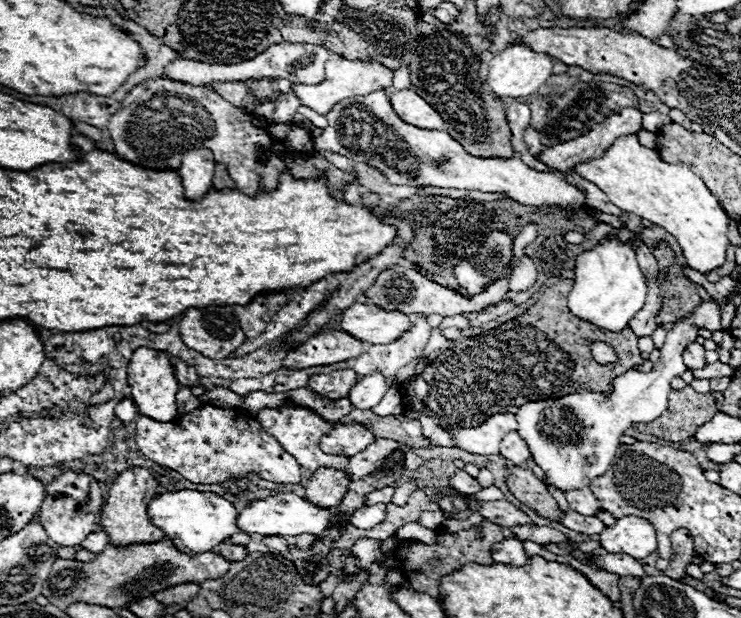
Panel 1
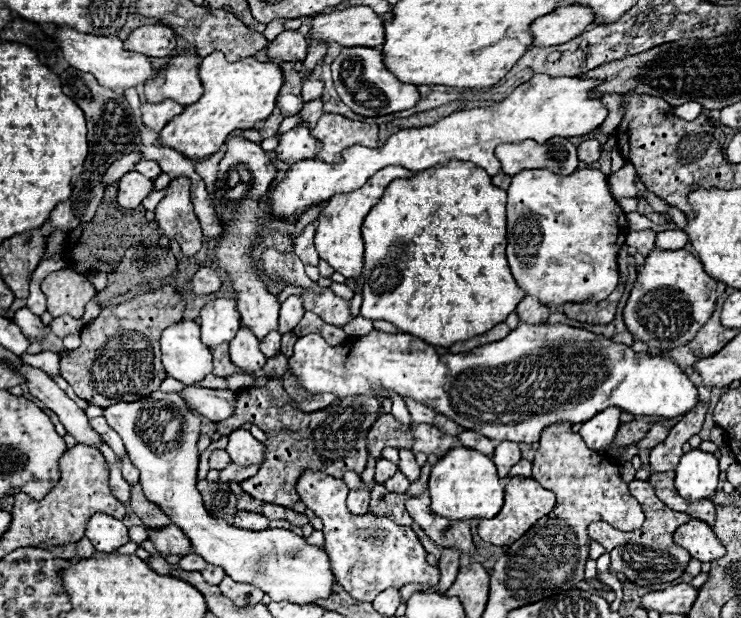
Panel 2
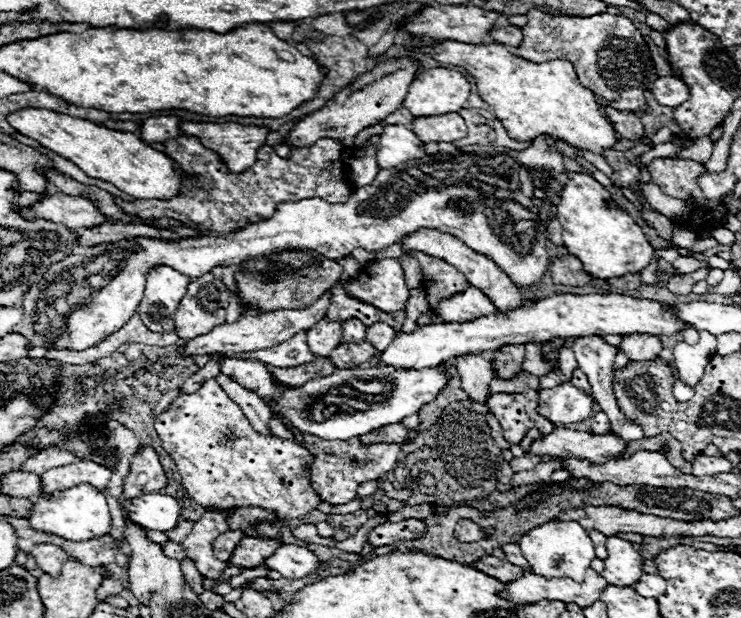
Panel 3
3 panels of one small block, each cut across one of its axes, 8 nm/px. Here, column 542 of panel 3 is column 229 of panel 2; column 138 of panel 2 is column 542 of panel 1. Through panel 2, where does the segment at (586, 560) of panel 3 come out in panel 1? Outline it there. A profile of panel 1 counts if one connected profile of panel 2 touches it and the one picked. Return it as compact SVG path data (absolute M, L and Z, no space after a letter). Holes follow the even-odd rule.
M714 300L702 302L692 316L678 322L666 336L664 346L660 348L662 356L652 366L650 372L628 370L622 376L614 378L612 392L592 392L580 390L574 394L566 394L556 400L542 402L526 402L518 408L518 434L526 442L532 460L544 470L550 484L554 484L560 492L578 490L590 486L594 478L606 474L608 466L614 460L614 454L620 446L620 436L636 422L652 422L656 420L668 404L670 380L680 376L688 368L682 362L682 352L690 342L696 342L698 330L722 330L720 326L720 310Z

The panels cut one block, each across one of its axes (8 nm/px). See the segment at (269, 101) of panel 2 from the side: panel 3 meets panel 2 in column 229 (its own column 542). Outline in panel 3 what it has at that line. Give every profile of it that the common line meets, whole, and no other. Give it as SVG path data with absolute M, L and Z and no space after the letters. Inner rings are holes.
M432 42L438 50L432 58L466 68L478 84L484 102L492 106L492 114L502 120L510 138L516 142L532 142L538 136L562 140L578 150L602 154L616 142L616 130L604 114L606 100L598 100L586 86L578 82L574 66L568 60L548 60L542 64L524 60L508 52L504 44L460 44L460 42Z

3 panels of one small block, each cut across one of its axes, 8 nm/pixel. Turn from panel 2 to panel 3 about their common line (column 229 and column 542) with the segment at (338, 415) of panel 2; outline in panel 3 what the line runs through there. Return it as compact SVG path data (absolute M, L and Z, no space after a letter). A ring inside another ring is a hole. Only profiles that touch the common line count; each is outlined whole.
M528 390L524 394L492 394L488 398L488 406L510 444L518 444L532 428L536 428L540 434L550 434L550 430L554 430L554 424L536 412L536 390Z

